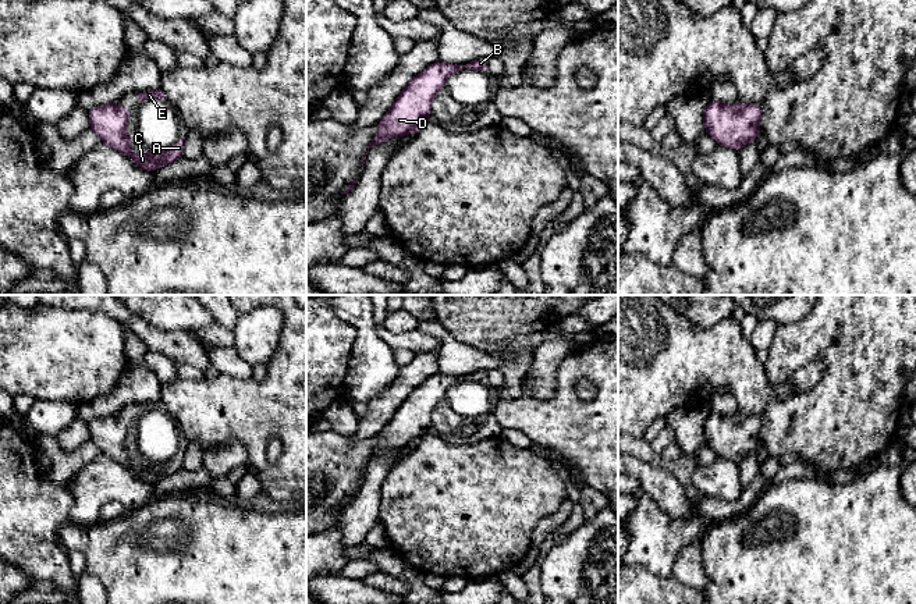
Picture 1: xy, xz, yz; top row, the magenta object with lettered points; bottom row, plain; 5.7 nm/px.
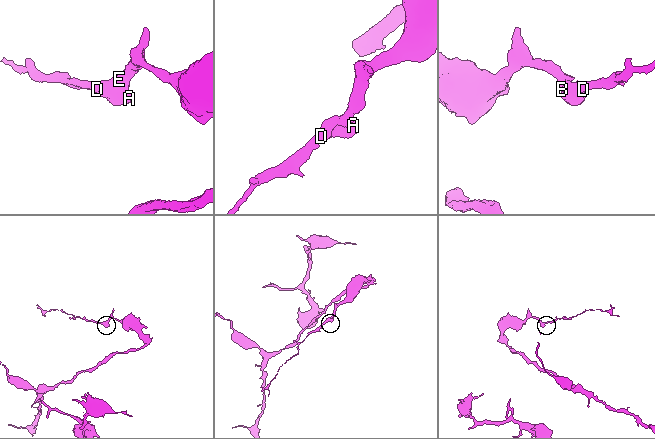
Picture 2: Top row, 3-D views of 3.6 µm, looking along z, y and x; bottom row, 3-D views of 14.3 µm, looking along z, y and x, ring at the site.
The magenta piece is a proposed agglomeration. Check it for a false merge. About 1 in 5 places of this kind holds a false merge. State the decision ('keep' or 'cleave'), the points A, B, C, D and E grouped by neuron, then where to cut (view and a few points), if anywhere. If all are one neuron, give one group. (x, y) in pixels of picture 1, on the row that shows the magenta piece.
keep; groups A B C D E; cut none

